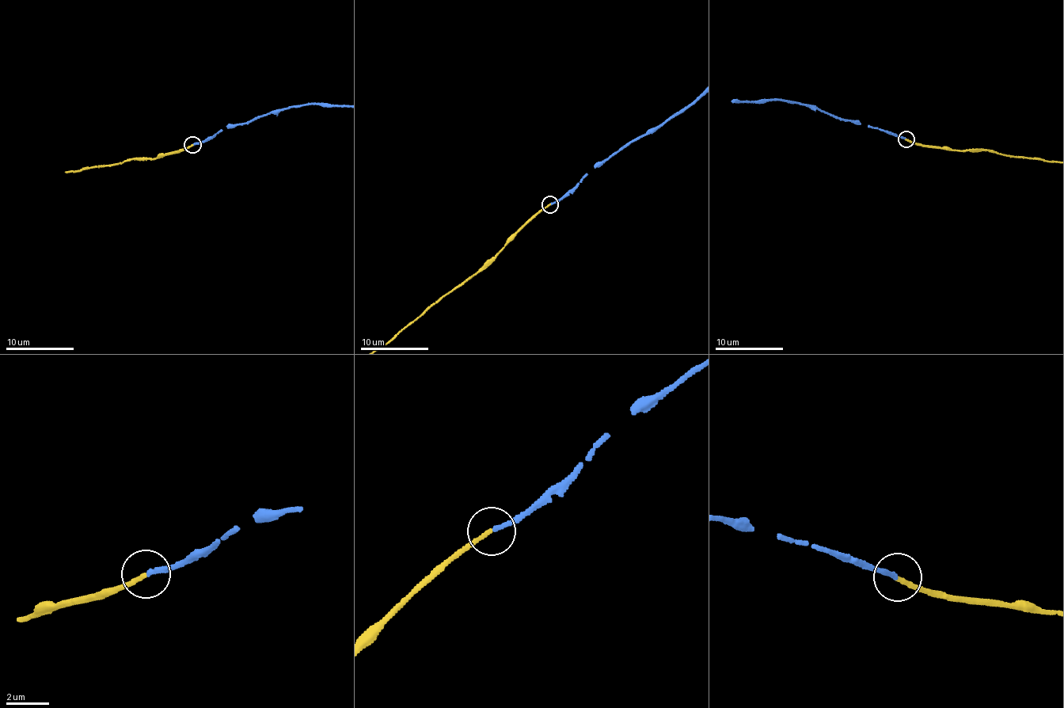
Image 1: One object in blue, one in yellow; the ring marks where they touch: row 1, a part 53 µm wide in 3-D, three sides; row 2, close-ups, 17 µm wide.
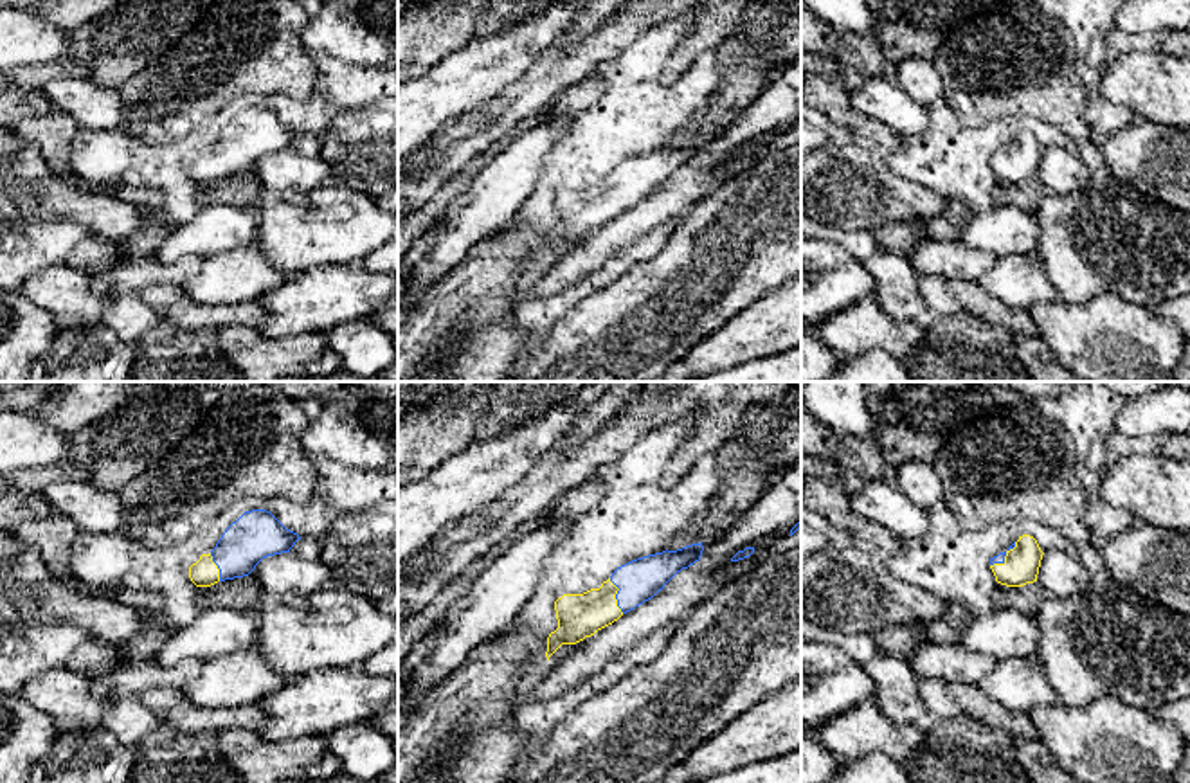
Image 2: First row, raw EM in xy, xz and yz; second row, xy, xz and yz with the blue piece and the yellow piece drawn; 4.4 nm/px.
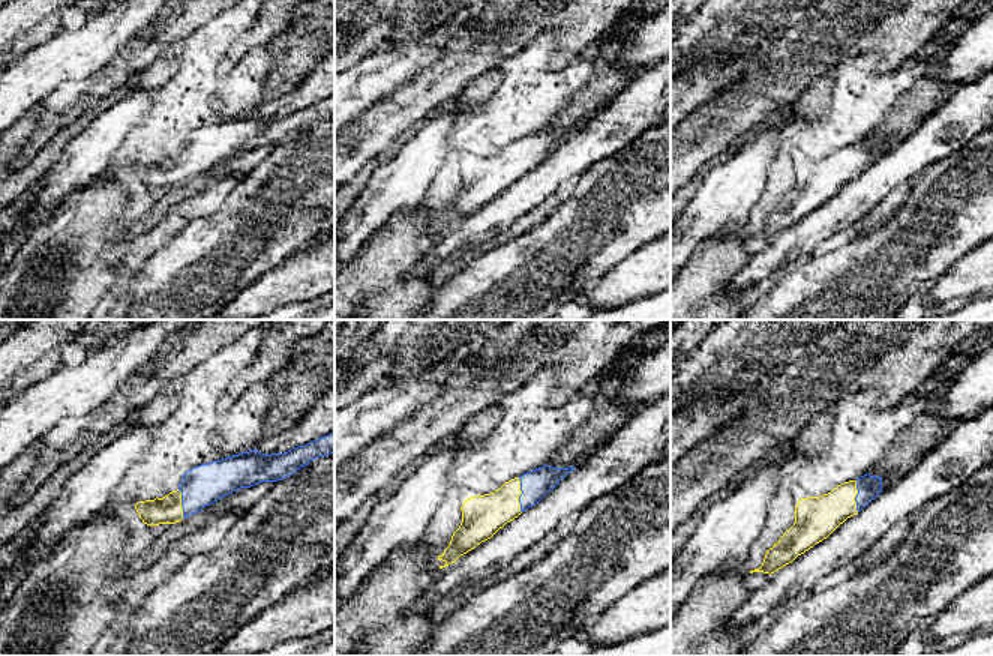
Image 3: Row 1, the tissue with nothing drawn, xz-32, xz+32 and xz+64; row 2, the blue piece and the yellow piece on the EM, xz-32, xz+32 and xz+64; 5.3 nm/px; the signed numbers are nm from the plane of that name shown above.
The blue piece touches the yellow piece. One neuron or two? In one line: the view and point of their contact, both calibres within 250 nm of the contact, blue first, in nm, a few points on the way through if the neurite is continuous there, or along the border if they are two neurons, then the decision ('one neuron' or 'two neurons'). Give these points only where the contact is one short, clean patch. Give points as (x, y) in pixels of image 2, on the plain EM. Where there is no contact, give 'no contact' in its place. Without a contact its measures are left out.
xz (616, 193) | 190/200 nm | across xz (640, 177), (616, 193), (580, 213) | one neuron

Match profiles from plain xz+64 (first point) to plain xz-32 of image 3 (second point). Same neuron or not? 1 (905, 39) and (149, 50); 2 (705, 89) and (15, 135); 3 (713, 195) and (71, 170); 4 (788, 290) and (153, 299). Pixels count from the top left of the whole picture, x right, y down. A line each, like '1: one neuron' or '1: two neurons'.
1: one neuron
2: two neurons
3: one neuron
4: one neuron

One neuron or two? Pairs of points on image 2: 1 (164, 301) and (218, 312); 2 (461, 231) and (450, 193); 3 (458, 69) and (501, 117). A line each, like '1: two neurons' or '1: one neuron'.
1: one neuron
2: two neurons
3: two neurons

